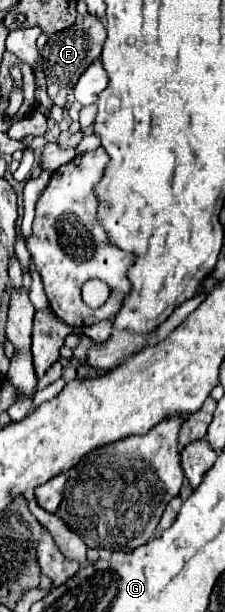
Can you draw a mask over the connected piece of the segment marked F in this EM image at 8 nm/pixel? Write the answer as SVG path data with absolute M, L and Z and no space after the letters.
M78 16L78 20L62 32L56 32L48 38L46 48L42 50L44 56L44 74L46 74L46 82L48 82L48 96L54 104L64 106L66 104L66 96L68 92L74 88L74 84L78 82L80 74L100 56L104 44L104 24L100 18L96 16Z

